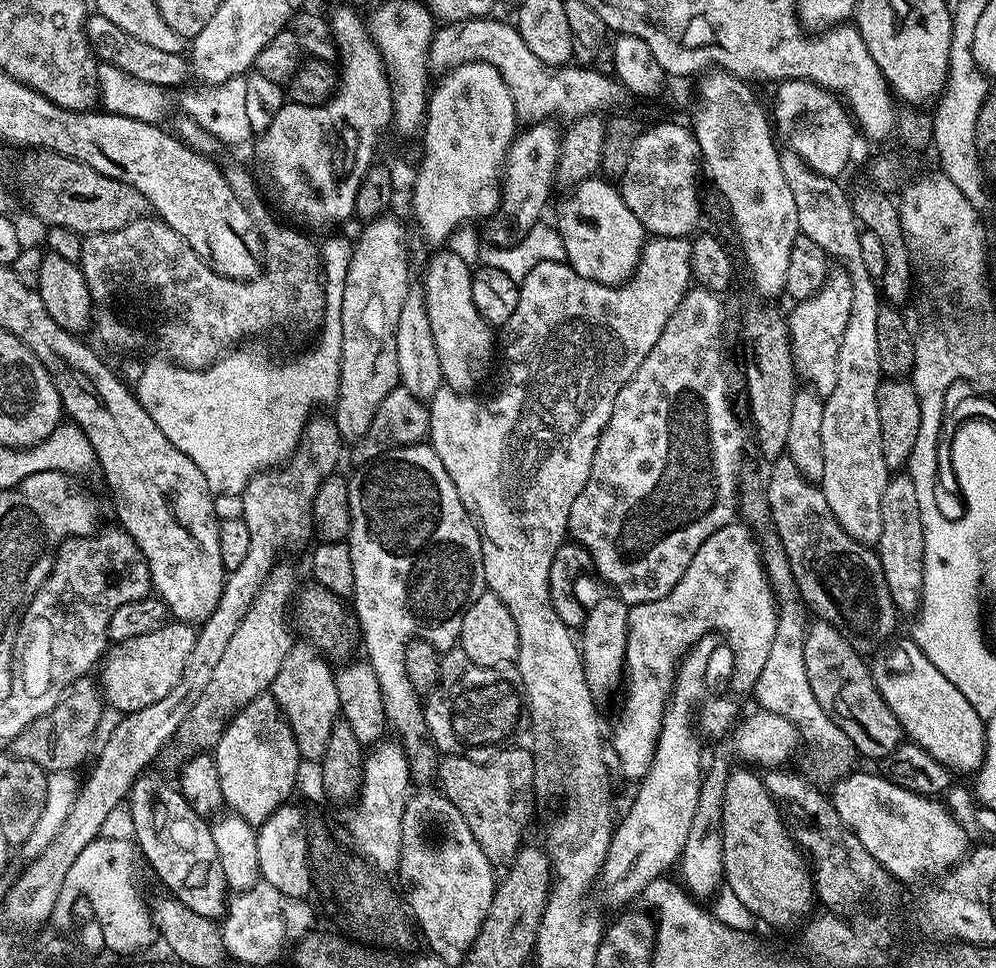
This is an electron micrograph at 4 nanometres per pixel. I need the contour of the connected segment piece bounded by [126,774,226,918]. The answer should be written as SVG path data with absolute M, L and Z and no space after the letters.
M152 774L136 777L126 801L126 809L132 815L132 832L136 835L139 855L141 852L148 859L153 874L172 891L169 893L174 899L194 910L194 914L223 917L226 885L209 821L192 809L175 783L167 784L160 776L148 775Z

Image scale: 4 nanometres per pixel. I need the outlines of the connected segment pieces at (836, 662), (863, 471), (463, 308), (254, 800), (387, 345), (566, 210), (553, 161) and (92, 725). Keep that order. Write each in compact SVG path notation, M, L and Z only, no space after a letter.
M816 618L809 623L804 634L806 678L810 678L810 690L814 690L818 706L822 706L834 726L842 730L849 745L852 743L862 755L872 760L883 761L905 739L905 734L874 682L869 661L860 656L863 656L861 649L854 647L825 620Z
M791 154L781 155L780 165L786 174L790 194L794 194L800 234L810 238L810 242L818 242L818 246L826 250L829 261L836 263L837 260L840 263L837 265L850 278L850 319L846 322L846 334L842 336L842 346L838 352L838 382L824 400L822 410L822 478L818 486L826 494L826 502L830 502L830 510L834 510L834 516L842 528L858 543L875 546L878 538L882 538L882 490L886 490L890 475L886 458L882 458L882 426L878 426L878 386L882 373L878 358L877 315L882 293L864 265L860 241L862 229L852 209L849 193L844 193L843 186L839 184L841 181L817 175L804 161Z
M450 250L436 255L428 266L422 287L427 294L427 313L434 346L437 347L439 366L442 367L444 384L456 392L469 391L478 378L478 370L494 350L491 327L478 314L473 302L472 270L467 259Z
M271 694L254 698L233 712L214 749L224 804L246 822L259 826L275 808L289 803L302 757L284 711Z
M383 216L371 221L363 227L363 232L353 245L350 269L342 292L342 350L340 351L340 370L337 396L334 401L336 413L336 429L341 441L364 440L370 426L374 422L374 414L378 406L382 406L382 398L390 394L390 390L398 387L397 326L399 312L402 311L403 299L410 287L408 281L408 262L402 242L404 230L399 222Z
M607 179L584 180L569 192L572 193L565 198L564 204L557 206L556 220L554 220L554 227L565 244L566 262L575 272L582 274L582 278L590 278L599 284L624 283L632 275L633 269L640 260L640 251L646 242L644 227L638 222L638 218L634 218L630 206L626 206L619 187Z
M536 122L519 133L512 145L508 147L508 156L504 159L506 173L506 191L503 193L498 209L498 217L515 234L531 230L541 223L544 207L548 204L548 195L552 184L557 183L556 167L560 154L561 129L555 128L552 122Z
M87 675L75 680L58 702L58 706L50 710L50 714L26 726L26 730L16 740L11 741L11 751L34 762L34 766L42 766L46 773L76 770L92 748L92 739L100 728L100 719L104 716L104 708L106 709L101 685L97 681L95 684L92 679L91 675Z

